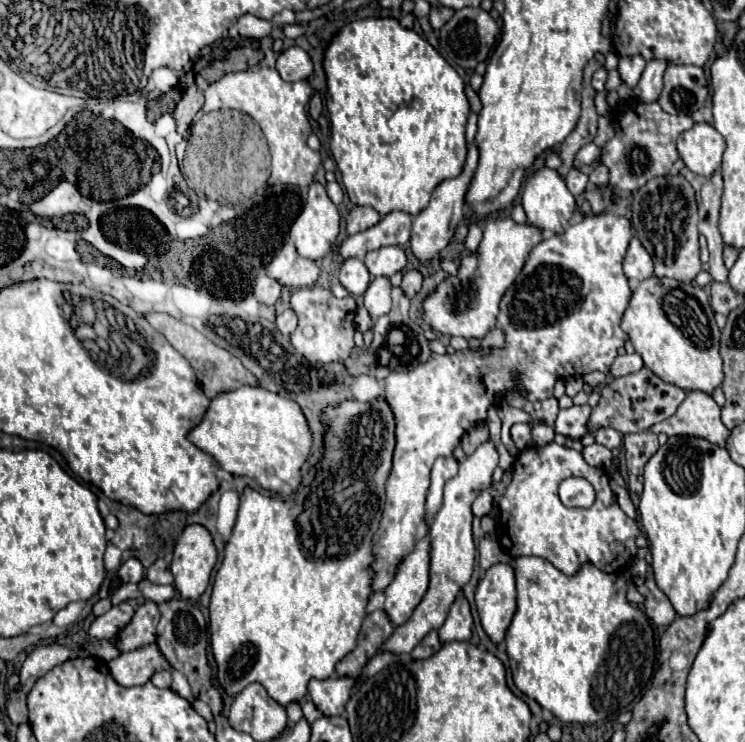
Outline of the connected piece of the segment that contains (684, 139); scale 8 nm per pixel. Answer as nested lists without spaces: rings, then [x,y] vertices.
[[[696,123],[678,137],[678,153],[682,161],[692,173],[702,177],[710,177],[720,167],[724,149],[724,137],[720,137],[708,123]]]

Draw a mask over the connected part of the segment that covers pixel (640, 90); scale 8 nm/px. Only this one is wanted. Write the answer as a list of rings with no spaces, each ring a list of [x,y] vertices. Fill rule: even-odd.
[[[666,59],[648,61],[640,83],[634,88],[634,98],[640,101],[656,101],[664,87],[664,69],[670,65]]]

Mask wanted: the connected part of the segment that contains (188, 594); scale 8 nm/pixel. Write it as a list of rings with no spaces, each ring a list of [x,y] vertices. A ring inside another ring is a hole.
[[[188,525],[176,543],[172,557],[174,589],[186,601],[198,601],[210,583],[216,565],[216,547],[202,525]]]

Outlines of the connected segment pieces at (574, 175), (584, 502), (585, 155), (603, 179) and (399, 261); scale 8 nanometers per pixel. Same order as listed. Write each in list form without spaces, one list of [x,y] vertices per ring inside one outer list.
[[[570,169],[570,173],[566,175],[566,187],[574,197],[580,197],[580,193],[584,193],[588,185],[588,175],[578,171],[578,169]]]
[[[564,479],[560,483],[560,501],[568,507],[588,509],[594,503],[594,487],[584,479]]]
[[[588,143],[588,145],[584,145],[584,147],[576,153],[574,165],[584,165],[584,167],[588,167],[588,165],[596,163],[598,157],[600,157],[600,149],[598,149],[594,143]]]
[[[598,165],[590,171],[590,183],[596,187],[604,187],[608,185],[608,169],[604,165]]]
[[[380,247],[370,251],[364,259],[372,277],[392,277],[398,271],[406,269],[406,253],[400,247]]]

